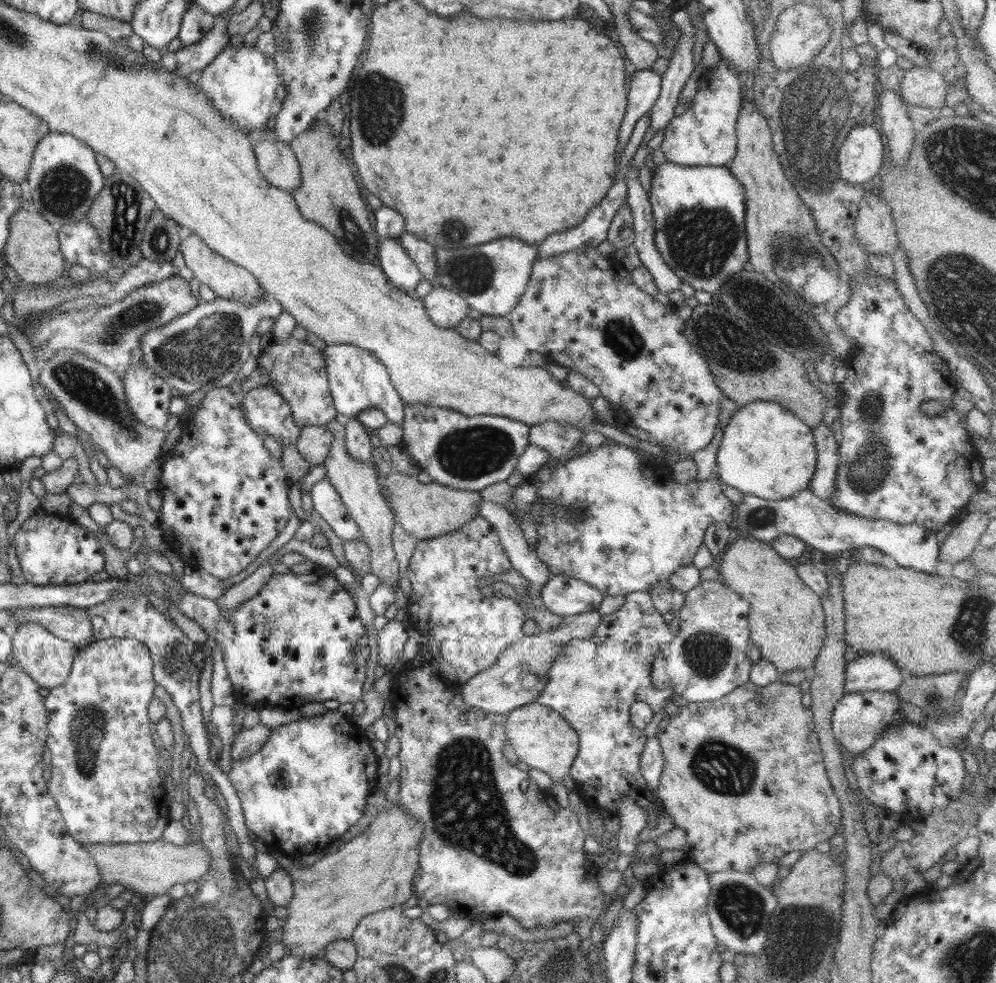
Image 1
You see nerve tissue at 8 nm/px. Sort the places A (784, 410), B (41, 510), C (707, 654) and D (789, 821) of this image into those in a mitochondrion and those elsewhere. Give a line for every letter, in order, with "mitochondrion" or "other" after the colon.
A: other
B: other
C: mitochondrion
D: other

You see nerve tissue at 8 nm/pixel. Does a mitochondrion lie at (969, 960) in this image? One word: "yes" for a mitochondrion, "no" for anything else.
yes

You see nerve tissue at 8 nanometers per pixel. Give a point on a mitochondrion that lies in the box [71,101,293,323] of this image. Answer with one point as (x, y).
(125, 202)

